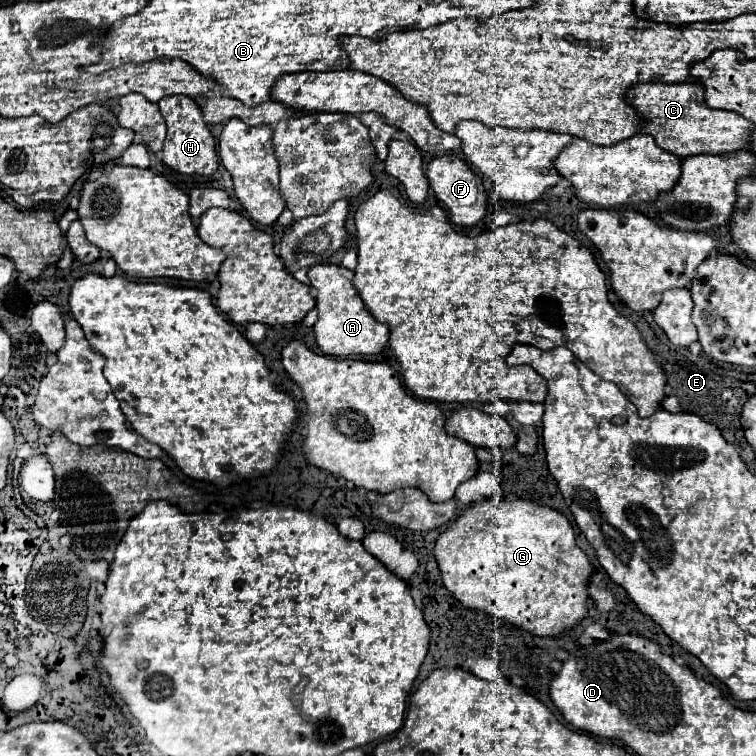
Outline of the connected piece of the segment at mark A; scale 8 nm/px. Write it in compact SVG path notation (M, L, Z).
M315 264L309 268L307 276L311 280L311 288L315 290L319 320L313 326L317 344L325 354L331 356L353 356L353 354L379 354L389 340L389 326L377 322L357 290L351 284L353 270L347 270L337 264Z

